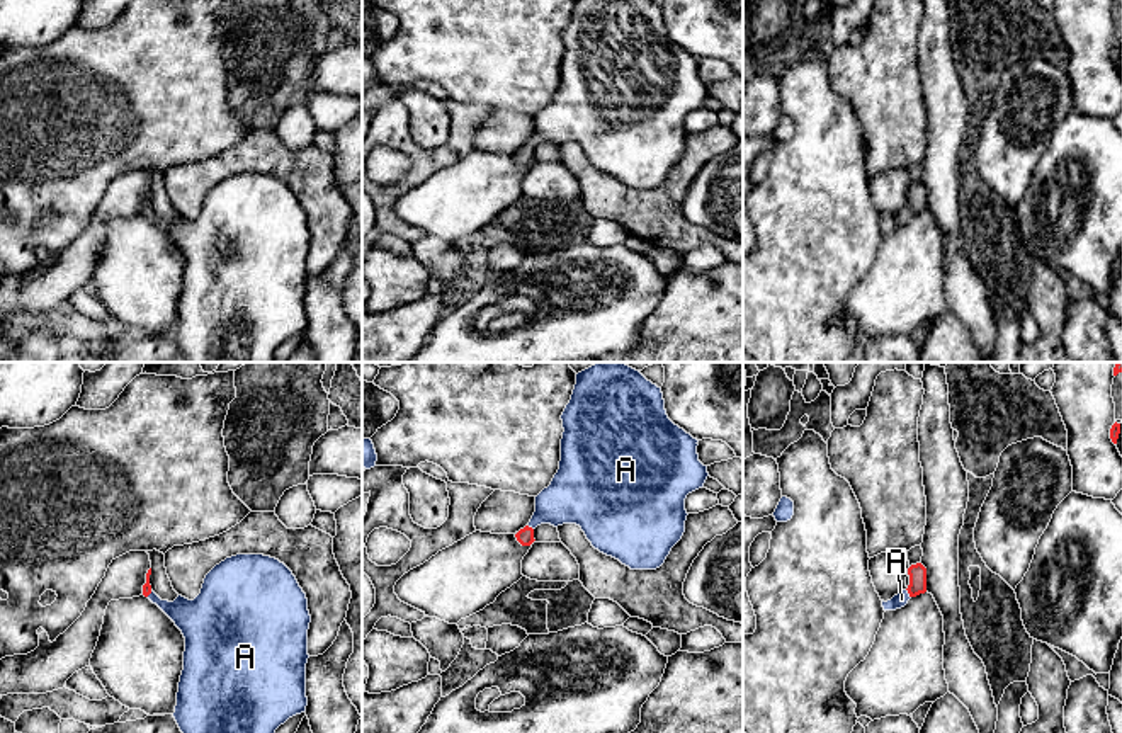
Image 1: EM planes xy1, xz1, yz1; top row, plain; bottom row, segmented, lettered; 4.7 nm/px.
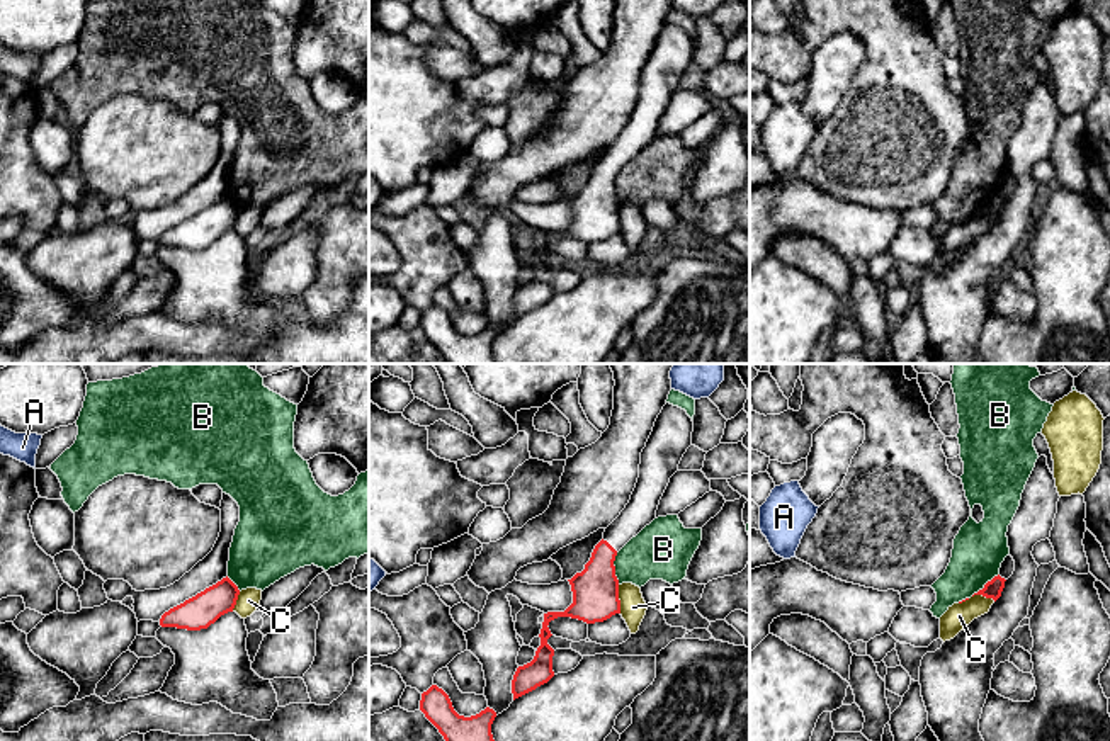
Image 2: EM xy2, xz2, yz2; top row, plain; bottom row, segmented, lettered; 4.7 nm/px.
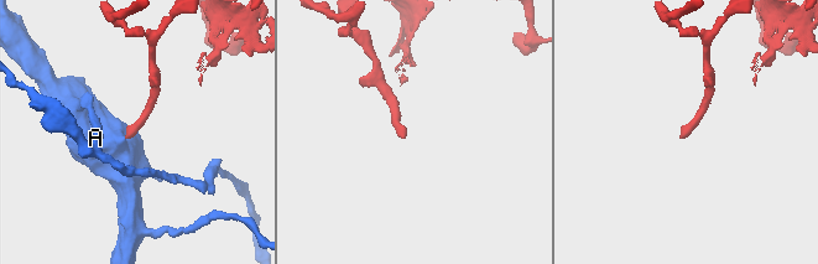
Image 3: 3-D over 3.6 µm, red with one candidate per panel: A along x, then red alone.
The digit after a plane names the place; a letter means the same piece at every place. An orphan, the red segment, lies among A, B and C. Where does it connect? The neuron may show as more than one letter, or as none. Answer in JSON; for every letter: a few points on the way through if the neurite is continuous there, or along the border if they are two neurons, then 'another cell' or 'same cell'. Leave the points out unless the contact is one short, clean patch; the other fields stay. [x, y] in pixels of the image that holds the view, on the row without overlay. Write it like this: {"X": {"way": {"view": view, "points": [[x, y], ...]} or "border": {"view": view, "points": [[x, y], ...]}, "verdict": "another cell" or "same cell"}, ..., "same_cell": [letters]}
{"A": {"border": {"view": "yz1", "points": [[906, 208], [910, 216]]}, "verdict": "another cell"}, "B": {"border": {"view": "xz2", "points": [[616, 172], [614, 184], [619, 203]]}, "verdict": "another cell"}, "C": {"border": {"view": "xz2", "points": [[617, 204], [621, 231]]}, "verdict": "another cell"}, "same_cell": []}

